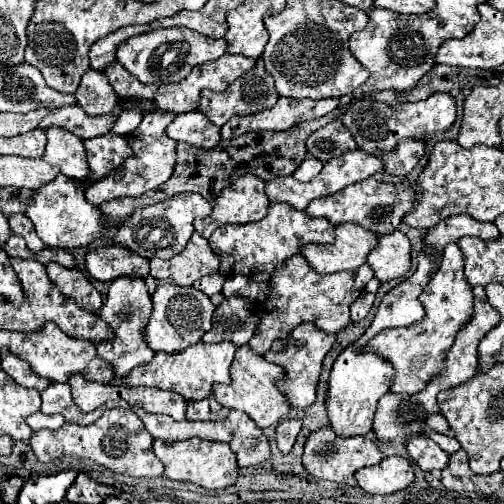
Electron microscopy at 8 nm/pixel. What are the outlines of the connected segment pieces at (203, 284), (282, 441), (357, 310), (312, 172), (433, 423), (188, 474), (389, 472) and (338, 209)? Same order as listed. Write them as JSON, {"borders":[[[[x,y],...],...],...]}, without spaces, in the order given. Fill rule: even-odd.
{"borders":[[[[214,273],[214,275],[204,275],[204,277],[200,277],[192,287],[200,289],[200,291],[204,291],[208,297],[212,297],[214,293],[222,291],[222,285],[224,285],[224,275]]],[[[284,419],[276,427],[276,443],[282,453],[288,453],[302,429],[302,419]]],[[[362,291],[362,293],[360,293],[360,297],[350,305],[352,321],[354,321],[354,323],[356,323],[356,321],[362,321],[362,319],[368,315],[368,311],[370,311],[372,303],[374,303],[374,295],[372,295],[372,293]]],[[[306,157],[302,163],[300,163],[300,167],[292,173],[292,177],[296,179],[296,181],[310,181],[310,179],[314,179],[320,171],[322,171],[322,161],[318,161],[316,157]]],[[[430,415],[430,417],[426,419],[426,423],[428,423],[428,427],[434,429],[436,433],[448,433],[448,431],[450,431],[448,421],[446,421],[442,415]]],[[[200,437],[176,441],[176,443],[166,443],[166,441],[154,439],[152,451],[164,463],[164,477],[168,477],[168,479],[192,481],[206,489],[222,489],[222,487],[234,485],[236,475],[238,475],[238,465],[236,465],[236,459],[234,459],[228,443],[208,441],[208,439],[200,439]]],[[[384,457],[374,467],[356,471],[358,485],[370,495],[390,495],[406,489],[414,481],[414,469],[404,457]]],[[[370,177],[360,183],[348,185],[346,189],[342,189],[334,195],[324,195],[324,197],[310,201],[306,207],[306,213],[314,219],[320,219],[320,217],[328,219],[332,225],[356,223],[356,225],[364,227],[366,231],[384,235],[384,233],[392,233],[398,229],[404,213],[408,213],[414,207],[414,201],[416,201],[416,193],[410,183],[388,185],[388,183],[380,183],[374,177]]]]}

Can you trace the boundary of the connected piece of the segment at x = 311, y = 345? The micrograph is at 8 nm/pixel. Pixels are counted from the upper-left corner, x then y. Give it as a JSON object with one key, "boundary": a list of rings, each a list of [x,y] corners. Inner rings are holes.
{"boundary":[[[302,323],[300,327],[296,327],[289,337],[291,342],[288,345],[288,349],[284,353],[274,353],[274,351],[266,351],[264,353],[264,359],[266,361],[272,361],[274,365],[278,367],[284,367],[284,379],[280,379],[276,383],[276,387],[280,387],[278,391],[288,399],[288,405],[294,407],[294,409],[306,409],[314,403],[316,399],[316,383],[318,383],[318,377],[320,377],[320,369],[322,369],[322,359],[324,355],[330,351],[336,335],[328,335],[324,331],[320,331],[316,325],[312,323]],[[304,341],[304,347],[302,349],[296,349],[296,342]]]}

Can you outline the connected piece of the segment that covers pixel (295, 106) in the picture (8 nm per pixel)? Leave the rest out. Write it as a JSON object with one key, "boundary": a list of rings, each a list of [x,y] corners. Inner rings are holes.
{"boundary":[[[278,97],[272,109],[258,111],[254,115],[236,115],[221,128],[222,139],[234,139],[248,131],[286,131],[296,123],[318,119],[338,107],[338,99],[292,99]]]}

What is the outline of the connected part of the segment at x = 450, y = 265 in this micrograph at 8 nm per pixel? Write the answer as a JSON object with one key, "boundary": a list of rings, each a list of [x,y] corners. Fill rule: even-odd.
{"boundary":[[[450,243],[444,249],[438,269],[434,271],[432,279],[424,287],[424,291],[420,293],[420,303],[426,311],[422,321],[416,321],[408,327],[384,329],[366,343],[366,351],[372,351],[372,353],[380,355],[382,359],[386,359],[388,363],[392,363],[394,371],[396,371],[396,379],[394,379],[390,391],[394,391],[394,393],[410,393],[412,395],[412,393],[420,391],[422,387],[426,387],[428,379],[432,379],[432,375],[440,373],[444,355],[446,355],[448,347],[452,347],[452,339],[456,337],[460,327],[472,317],[472,307],[474,307],[472,287],[468,285],[468,281],[464,277],[464,261],[462,261],[462,255],[460,255],[460,249],[456,247],[456,243]]]}

